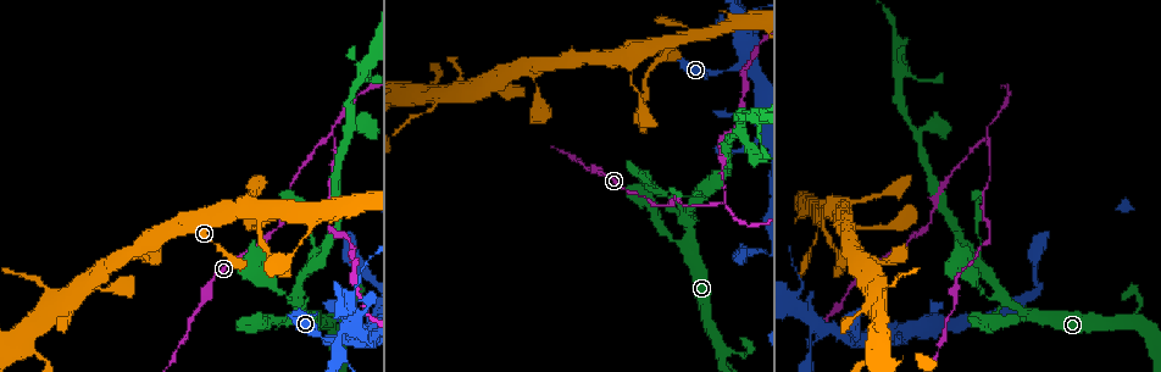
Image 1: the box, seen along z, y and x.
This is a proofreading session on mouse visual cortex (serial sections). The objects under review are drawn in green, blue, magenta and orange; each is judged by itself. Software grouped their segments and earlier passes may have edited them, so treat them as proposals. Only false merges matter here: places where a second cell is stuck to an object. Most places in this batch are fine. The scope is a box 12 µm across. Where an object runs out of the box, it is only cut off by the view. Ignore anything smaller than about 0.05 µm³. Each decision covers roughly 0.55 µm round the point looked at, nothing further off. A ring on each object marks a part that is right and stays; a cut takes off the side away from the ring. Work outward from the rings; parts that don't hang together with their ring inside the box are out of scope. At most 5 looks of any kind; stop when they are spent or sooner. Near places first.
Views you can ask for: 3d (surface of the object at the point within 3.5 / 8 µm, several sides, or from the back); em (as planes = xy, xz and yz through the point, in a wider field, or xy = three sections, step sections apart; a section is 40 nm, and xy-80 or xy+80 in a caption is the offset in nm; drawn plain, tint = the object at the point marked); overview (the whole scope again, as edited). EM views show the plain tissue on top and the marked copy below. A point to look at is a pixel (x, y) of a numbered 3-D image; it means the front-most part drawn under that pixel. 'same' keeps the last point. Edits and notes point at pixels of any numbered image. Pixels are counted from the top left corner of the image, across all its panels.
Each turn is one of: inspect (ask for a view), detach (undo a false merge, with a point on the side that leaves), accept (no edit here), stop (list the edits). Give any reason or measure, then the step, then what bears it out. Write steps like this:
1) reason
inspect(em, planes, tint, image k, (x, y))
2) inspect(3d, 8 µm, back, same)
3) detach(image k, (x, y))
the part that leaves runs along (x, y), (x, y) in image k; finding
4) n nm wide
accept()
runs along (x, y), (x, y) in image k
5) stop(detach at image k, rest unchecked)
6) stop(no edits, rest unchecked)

arms part here
inspect(3d, 3.5 µm, image 1, (298, 295))

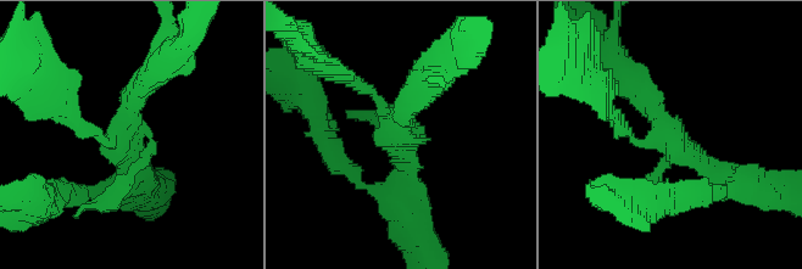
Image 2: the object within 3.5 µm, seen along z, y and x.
need the tissue
inspect(em, xy, step 2, tint, image 2, (670, 133))

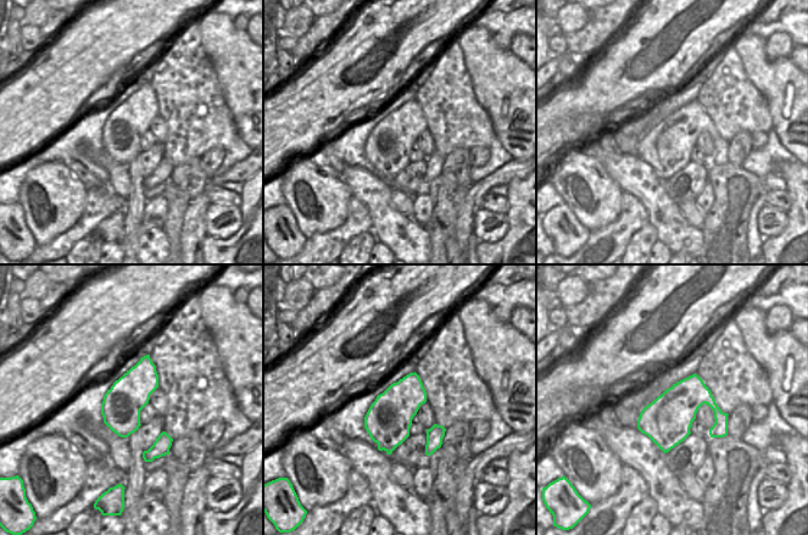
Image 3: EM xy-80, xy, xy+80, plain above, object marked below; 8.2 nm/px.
accept()
runs along (730, 180), (683, 150), (621, 72) in image 2; continuous, no second cell

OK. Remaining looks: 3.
sharp bend
inspect(3d, 3.5 µm, image 1, (331, 132))

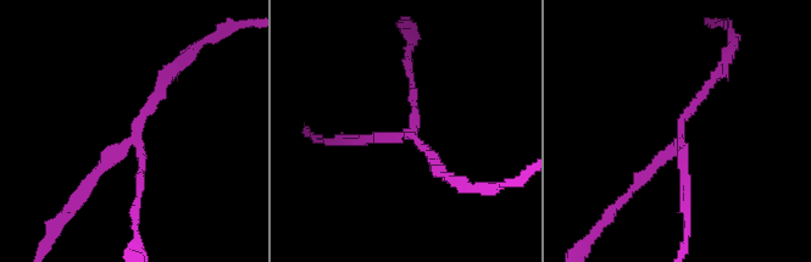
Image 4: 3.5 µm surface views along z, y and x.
arms of 150, 150, 150 nm
detach(image 4, (645, 174))
the part that leaves runs along (675, 146), (593, 229) in image 4; two cells meet here

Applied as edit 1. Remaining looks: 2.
stop(detach at image 4, rest unchecked)

